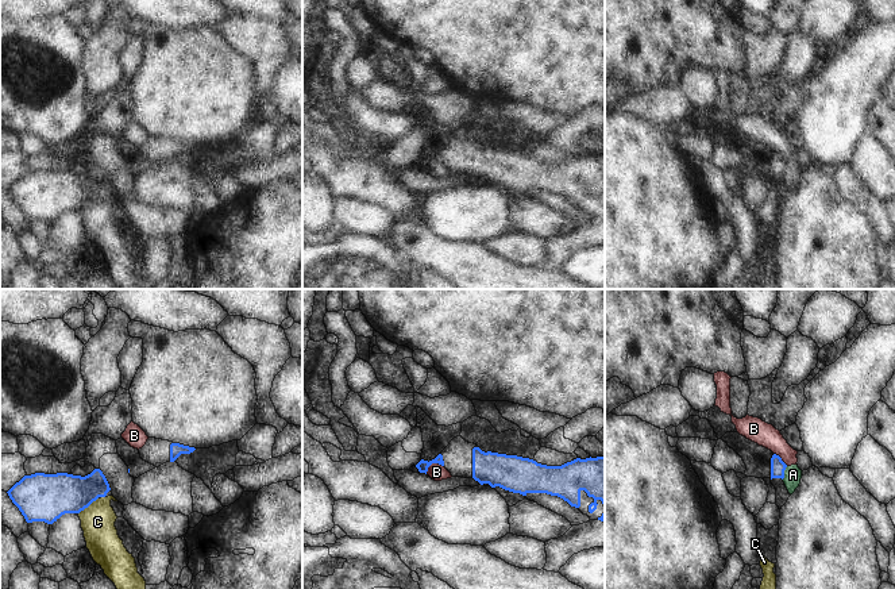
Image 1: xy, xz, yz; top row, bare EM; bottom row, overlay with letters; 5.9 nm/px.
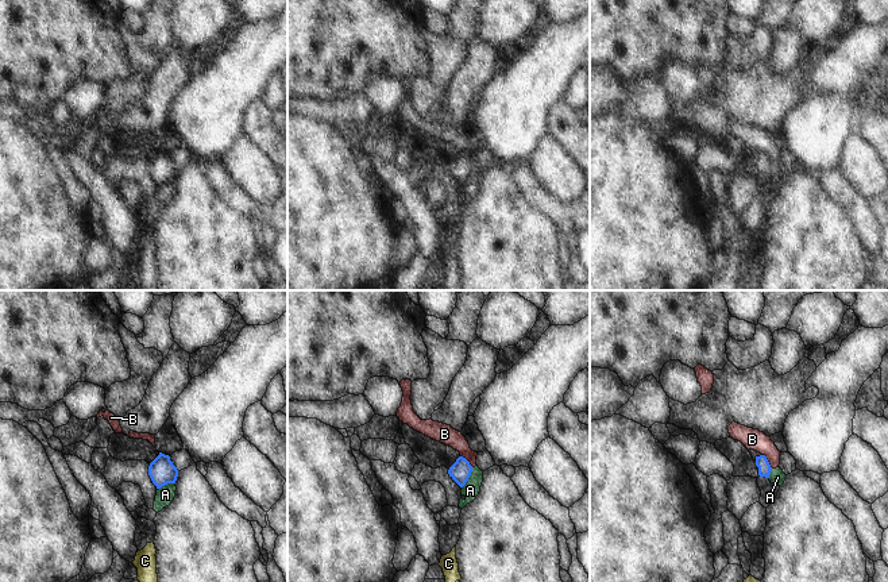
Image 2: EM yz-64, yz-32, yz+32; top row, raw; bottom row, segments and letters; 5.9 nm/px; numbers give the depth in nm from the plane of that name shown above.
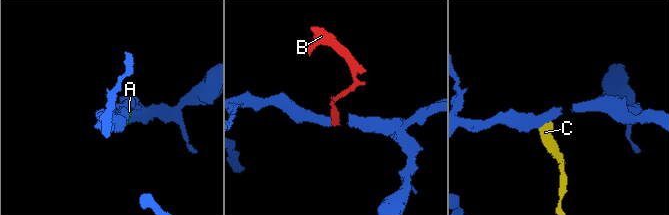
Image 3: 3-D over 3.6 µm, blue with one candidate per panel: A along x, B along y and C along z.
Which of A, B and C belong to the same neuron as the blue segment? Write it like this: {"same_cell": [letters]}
{"same_cell": []}

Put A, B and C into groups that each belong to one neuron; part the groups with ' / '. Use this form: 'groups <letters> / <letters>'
groups A B C

